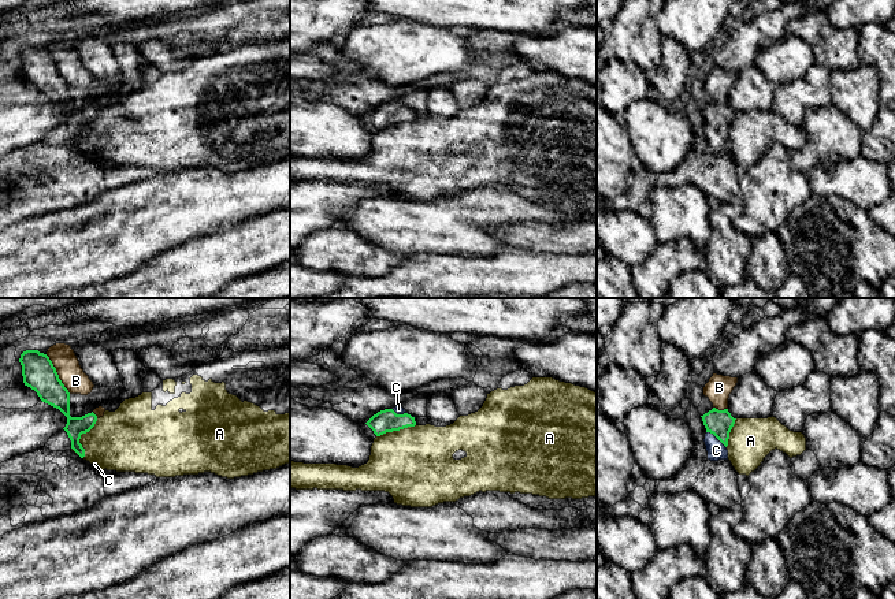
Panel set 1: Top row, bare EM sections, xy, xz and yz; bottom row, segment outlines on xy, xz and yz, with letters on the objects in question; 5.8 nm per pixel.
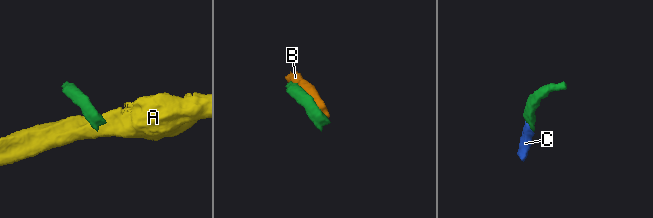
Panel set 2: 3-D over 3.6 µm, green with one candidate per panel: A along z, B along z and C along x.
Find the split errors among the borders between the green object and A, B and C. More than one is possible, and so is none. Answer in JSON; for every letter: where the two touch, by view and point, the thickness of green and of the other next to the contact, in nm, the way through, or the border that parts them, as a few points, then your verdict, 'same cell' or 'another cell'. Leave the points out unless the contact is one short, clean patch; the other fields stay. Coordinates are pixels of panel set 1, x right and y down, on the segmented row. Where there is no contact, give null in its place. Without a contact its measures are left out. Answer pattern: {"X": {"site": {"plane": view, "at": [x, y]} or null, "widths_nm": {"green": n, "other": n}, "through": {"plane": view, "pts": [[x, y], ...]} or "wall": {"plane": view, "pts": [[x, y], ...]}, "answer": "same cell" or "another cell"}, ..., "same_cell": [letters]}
{"A": {"site": {"plane": "xy", "at": [80, 436]}, "widths_nm": {"green": 110, "other": 360}, "wall": {"plane": "xy", "pts": [[97, 419], [81, 435], [82, 457]]}, "answer": "another cell"}, "B": {"site": {"plane": "xy", "at": [56, 374]}, "widths_nm": {"green": 190, "other": 150}, "answer": "another cell"}, "C": {"site": {"plane": "yz", "at": [716, 436]}, "widths_nm": {"green": 150, "other": 110}, "through": {"plane": "yz", "pts": [[719, 423], [716, 436], [716, 450]]}, "answer": "same cell"}, "same_cell": ["C"]}

